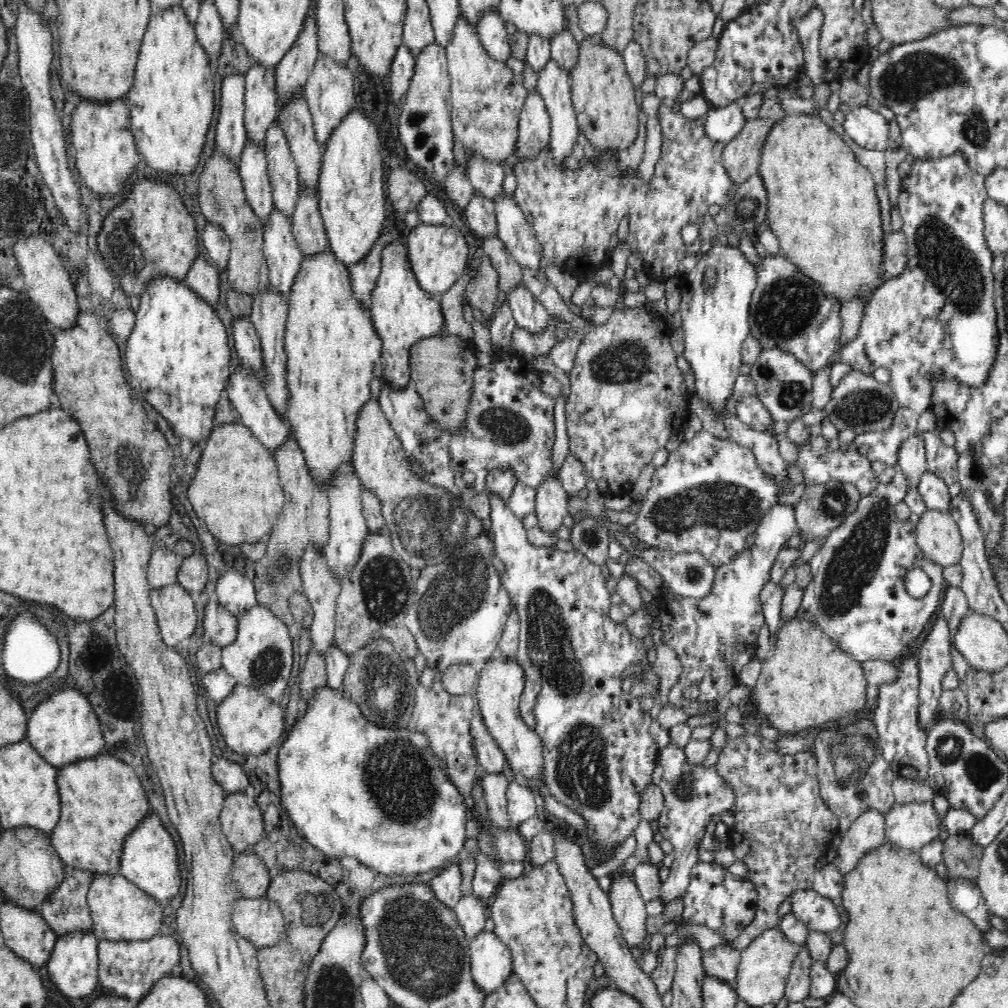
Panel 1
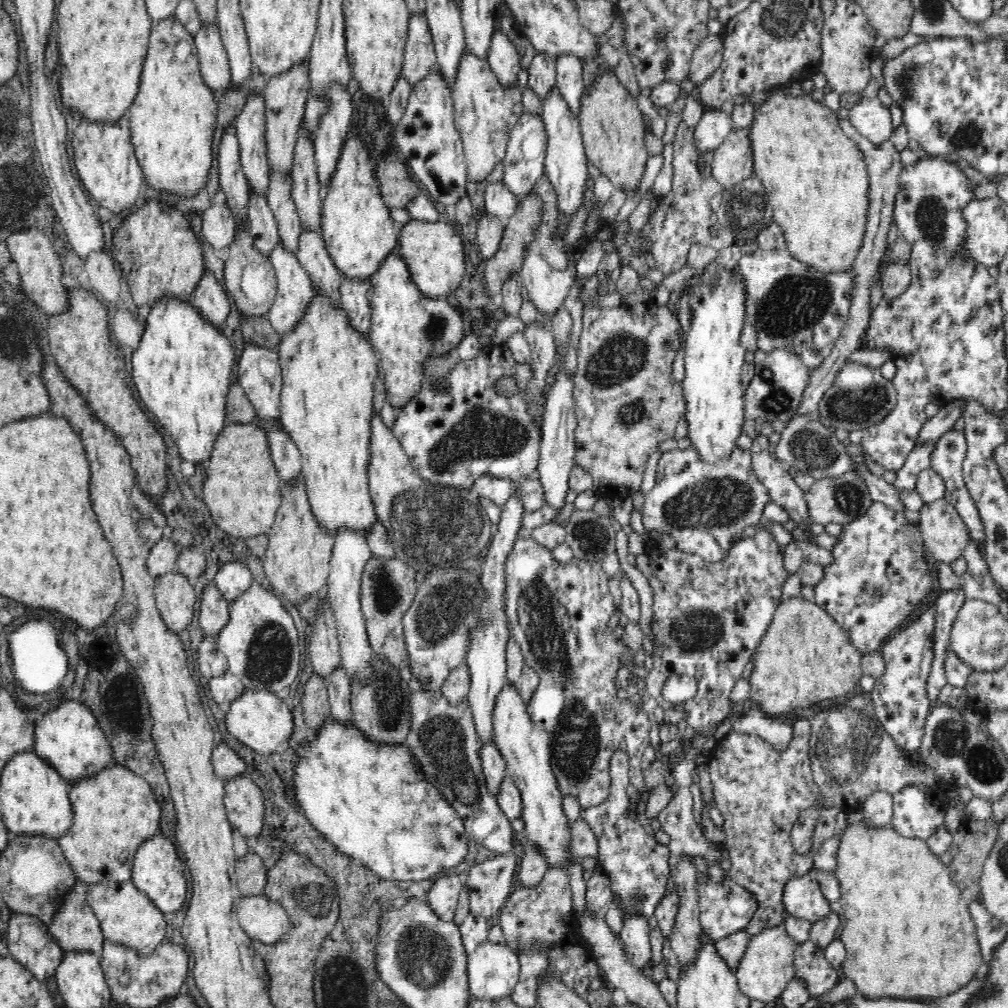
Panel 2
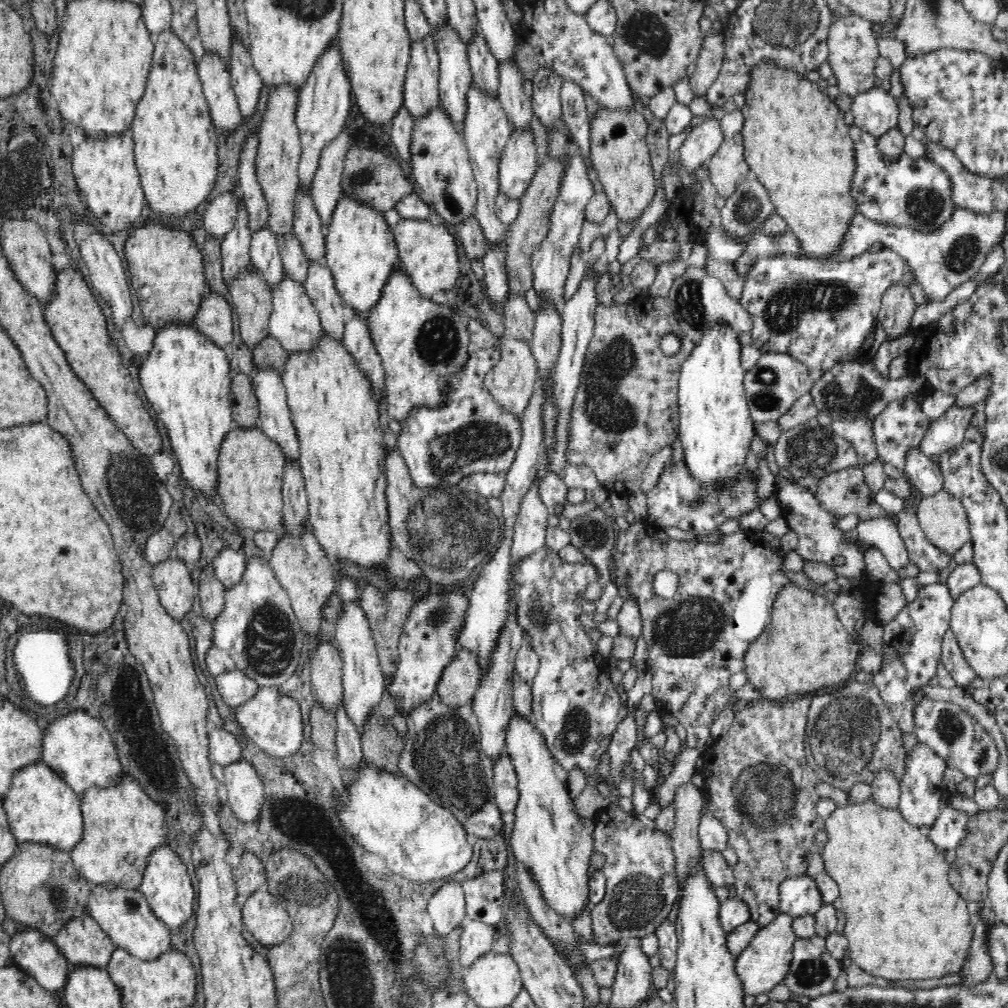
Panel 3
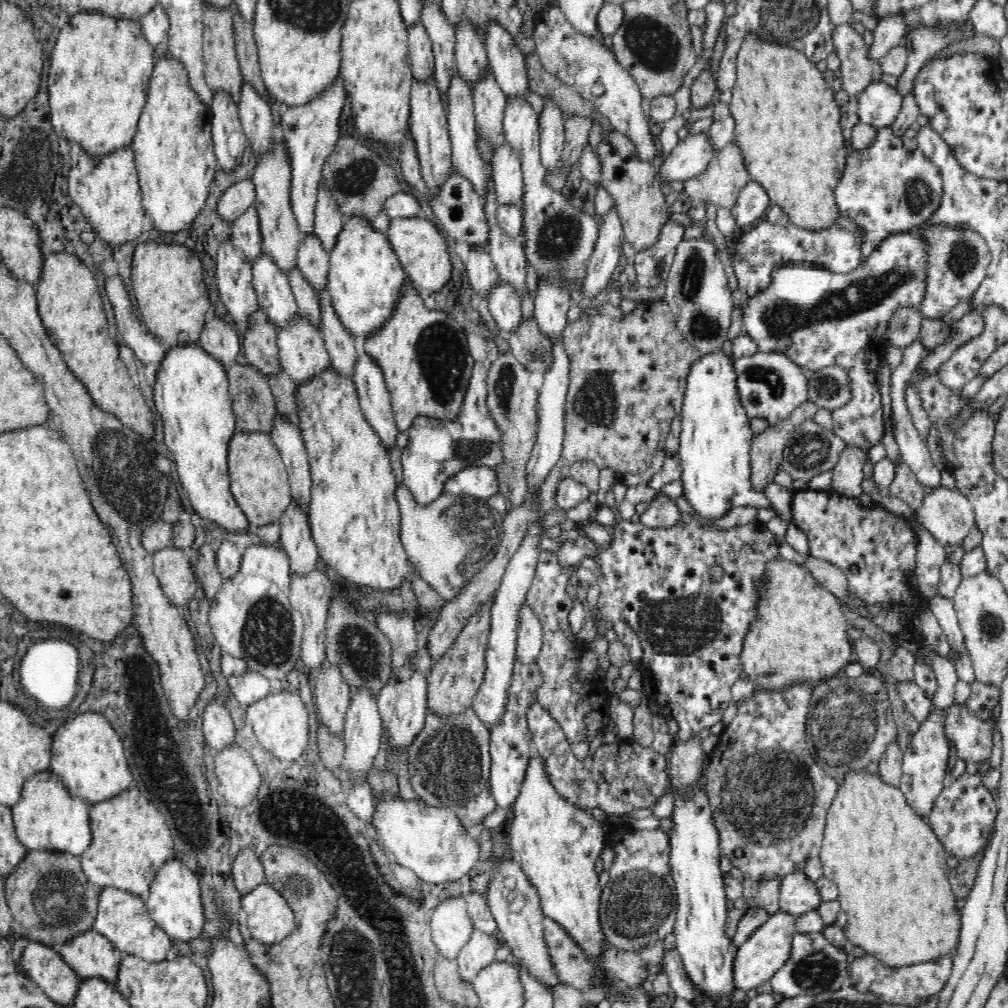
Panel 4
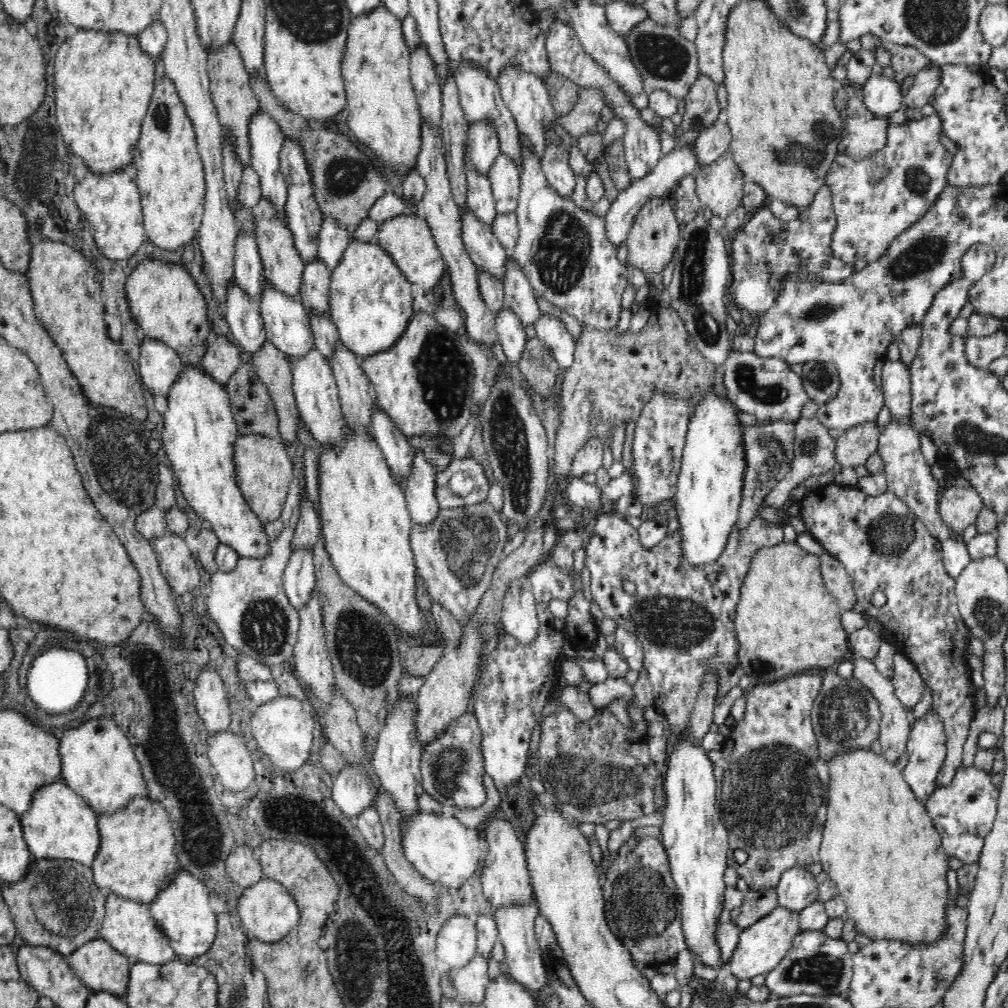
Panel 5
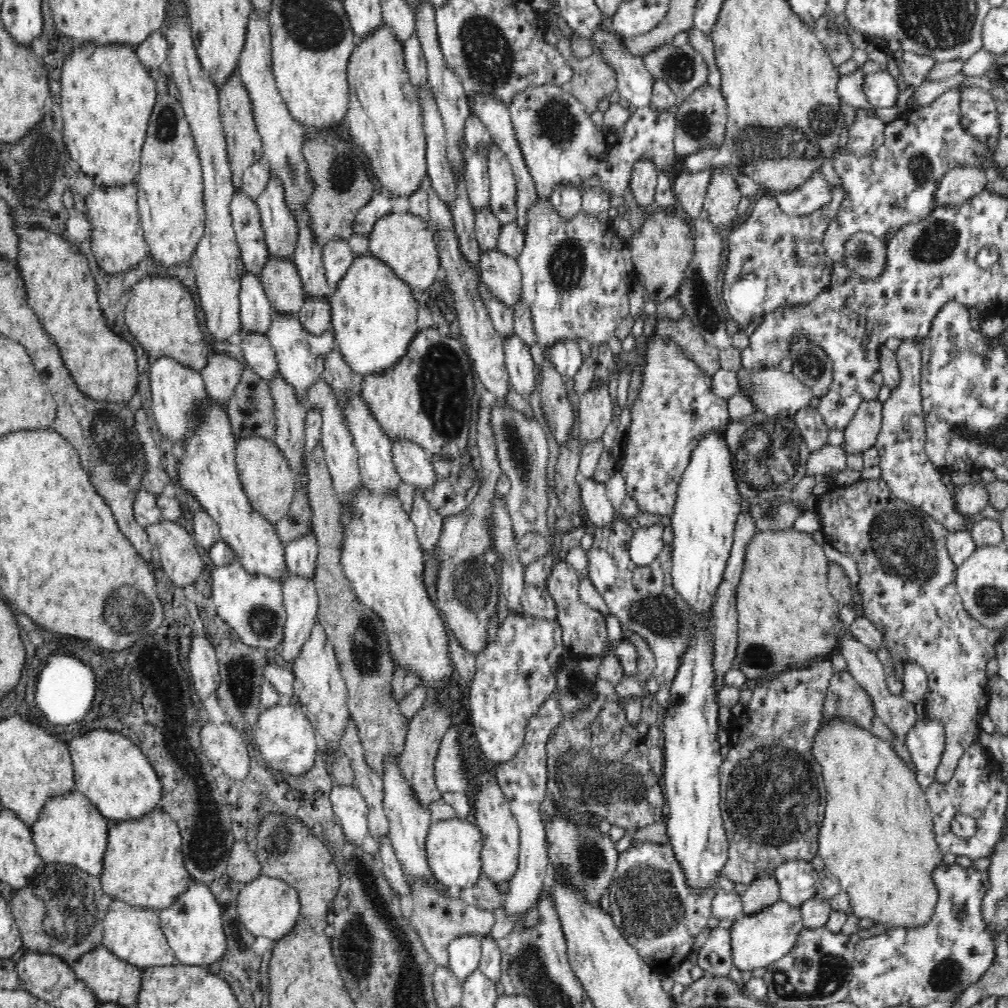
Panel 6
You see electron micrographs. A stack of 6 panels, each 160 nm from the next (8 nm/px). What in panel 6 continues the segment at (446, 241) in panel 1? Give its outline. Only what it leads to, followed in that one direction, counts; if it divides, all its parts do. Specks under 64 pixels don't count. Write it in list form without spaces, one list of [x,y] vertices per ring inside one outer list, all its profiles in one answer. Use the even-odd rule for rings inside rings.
[[[410,212],[390,213],[380,217],[368,235],[371,255],[382,260],[411,288],[425,290],[434,284],[441,263],[434,232],[426,220]]]

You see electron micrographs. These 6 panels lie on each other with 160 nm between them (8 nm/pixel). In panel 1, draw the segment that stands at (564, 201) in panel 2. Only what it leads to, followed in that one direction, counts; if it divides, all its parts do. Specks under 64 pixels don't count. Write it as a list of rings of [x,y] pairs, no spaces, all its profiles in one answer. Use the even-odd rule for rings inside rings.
[[[553,58],[538,70],[537,89],[542,95],[543,102],[546,103],[546,109],[550,114],[551,136],[548,148],[551,156],[561,166],[566,156],[572,154],[572,148],[578,134],[577,115],[571,100],[570,77],[567,70],[564,70]]]

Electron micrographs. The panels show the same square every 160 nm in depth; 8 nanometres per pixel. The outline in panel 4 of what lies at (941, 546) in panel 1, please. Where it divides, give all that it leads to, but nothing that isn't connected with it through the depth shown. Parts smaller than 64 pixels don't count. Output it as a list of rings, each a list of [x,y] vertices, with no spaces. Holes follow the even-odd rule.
[[[943,486],[927,491],[920,508],[913,513],[918,522],[949,550],[961,545],[975,527],[970,501],[960,491]]]

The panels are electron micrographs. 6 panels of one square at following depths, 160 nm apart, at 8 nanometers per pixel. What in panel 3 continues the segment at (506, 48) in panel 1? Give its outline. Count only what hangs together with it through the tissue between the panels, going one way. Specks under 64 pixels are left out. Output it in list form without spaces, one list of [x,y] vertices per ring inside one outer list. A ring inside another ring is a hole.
[[[498,60],[498,98],[502,103],[502,109],[506,112],[514,130],[530,128],[533,116],[530,99],[524,95],[522,89],[523,74],[515,61]]]

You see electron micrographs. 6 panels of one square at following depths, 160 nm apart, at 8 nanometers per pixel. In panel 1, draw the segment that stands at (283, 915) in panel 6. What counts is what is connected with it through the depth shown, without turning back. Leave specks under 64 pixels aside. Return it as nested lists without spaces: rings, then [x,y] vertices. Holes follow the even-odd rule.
[[[267,895],[254,899],[240,898],[233,907],[232,924],[240,935],[248,939],[257,949],[274,946],[285,934],[283,912]]]

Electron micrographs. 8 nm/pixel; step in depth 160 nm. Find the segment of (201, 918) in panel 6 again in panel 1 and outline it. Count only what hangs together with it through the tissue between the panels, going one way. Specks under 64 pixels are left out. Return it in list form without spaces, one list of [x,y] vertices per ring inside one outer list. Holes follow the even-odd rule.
[[[153,810],[146,812],[146,819],[125,837],[118,872],[162,905],[178,894],[180,890],[178,848],[174,838],[166,831],[159,815]]]

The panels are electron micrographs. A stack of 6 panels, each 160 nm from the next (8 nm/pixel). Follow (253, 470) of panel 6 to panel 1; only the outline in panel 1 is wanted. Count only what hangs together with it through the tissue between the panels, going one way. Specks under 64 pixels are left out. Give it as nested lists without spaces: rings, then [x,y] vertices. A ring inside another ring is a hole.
[[[234,422],[214,426],[205,440],[204,450],[191,480],[188,485],[188,498],[192,509],[196,512],[196,518],[202,520],[206,529],[218,541],[230,546],[244,546],[246,542],[265,540],[271,534],[284,504],[283,488],[272,451],[246,425]]]

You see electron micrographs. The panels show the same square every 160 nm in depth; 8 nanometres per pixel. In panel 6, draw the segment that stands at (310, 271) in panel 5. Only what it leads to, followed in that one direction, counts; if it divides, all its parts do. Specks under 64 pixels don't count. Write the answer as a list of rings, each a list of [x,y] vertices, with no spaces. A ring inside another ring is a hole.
[[[304,295],[304,304],[298,317],[307,332],[320,335],[331,329],[331,306],[328,300],[328,296]]]

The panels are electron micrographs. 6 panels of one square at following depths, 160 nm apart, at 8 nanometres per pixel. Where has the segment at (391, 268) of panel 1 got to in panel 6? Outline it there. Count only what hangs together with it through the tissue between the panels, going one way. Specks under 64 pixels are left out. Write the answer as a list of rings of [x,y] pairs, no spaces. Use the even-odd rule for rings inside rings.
[[[430,326],[414,334],[406,354],[380,375],[364,375],[362,400],[390,439],[419,444],[428,454],[458,459],[466,450],[474,398],[473,363],[456,337]]]

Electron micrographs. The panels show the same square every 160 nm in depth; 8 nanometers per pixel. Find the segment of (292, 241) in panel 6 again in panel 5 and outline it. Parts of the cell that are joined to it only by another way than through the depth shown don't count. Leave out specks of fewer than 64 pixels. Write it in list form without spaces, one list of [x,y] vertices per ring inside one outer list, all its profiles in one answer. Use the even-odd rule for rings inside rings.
[[[258,110],[251,119],[249,137],[250,166],[258,174],[263,198],[286,215],[287,185],[279,163],[284,133],[267,112]]]

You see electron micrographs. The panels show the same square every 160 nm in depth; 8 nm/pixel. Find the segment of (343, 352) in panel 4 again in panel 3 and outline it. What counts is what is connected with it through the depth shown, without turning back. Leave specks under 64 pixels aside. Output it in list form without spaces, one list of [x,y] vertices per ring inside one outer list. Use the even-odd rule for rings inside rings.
[[[308,260],[308,272],[303,283],[306,294],[318,311],[323,330],[335,340],[343,340],[345,319],[350,310],[335,288],[332,271],[323,261]]]

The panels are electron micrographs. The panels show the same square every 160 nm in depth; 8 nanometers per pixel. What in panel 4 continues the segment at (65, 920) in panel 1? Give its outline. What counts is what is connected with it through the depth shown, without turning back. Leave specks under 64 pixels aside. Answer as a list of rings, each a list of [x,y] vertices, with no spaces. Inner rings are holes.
[[[93,928],[66,940],[57,951],[82,979],[98,977],[116,983],[122,952]]]

